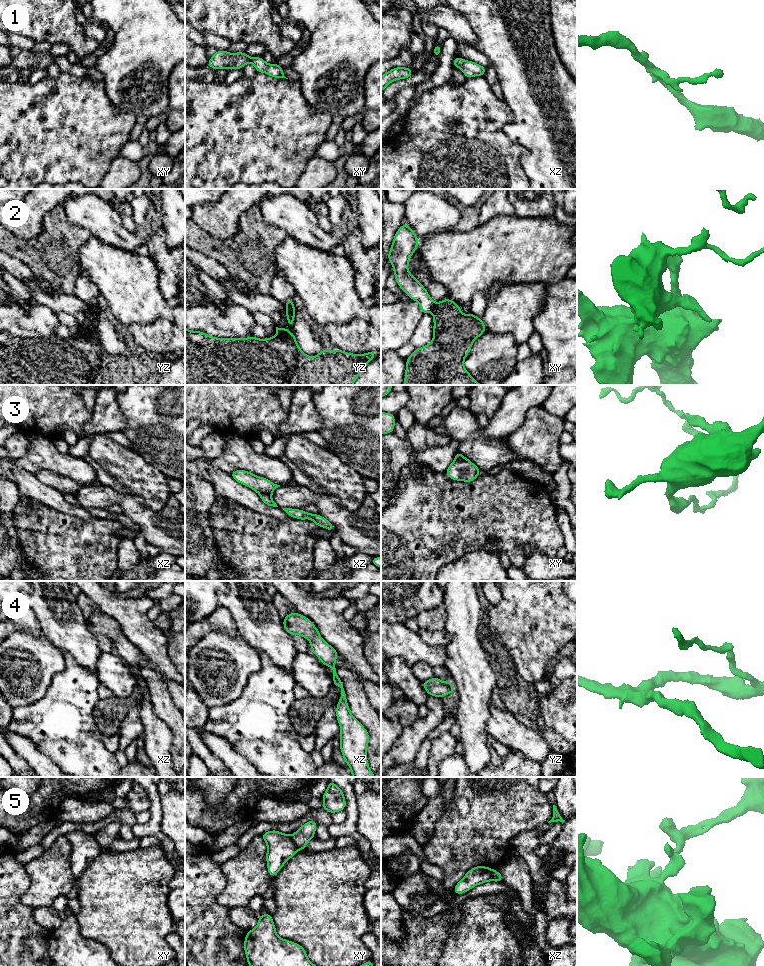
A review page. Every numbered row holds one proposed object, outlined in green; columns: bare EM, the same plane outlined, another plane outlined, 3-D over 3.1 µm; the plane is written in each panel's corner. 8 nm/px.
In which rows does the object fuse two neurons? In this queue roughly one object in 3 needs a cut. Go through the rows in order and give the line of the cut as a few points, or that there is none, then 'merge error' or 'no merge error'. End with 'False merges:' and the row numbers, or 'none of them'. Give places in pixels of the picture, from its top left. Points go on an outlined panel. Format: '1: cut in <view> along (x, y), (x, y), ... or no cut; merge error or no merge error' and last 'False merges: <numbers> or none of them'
1: no cut; no merge error
2: cut in xy along (436, 303), (431, 311); merge error
3: cut in xz along (260, 494), (268, 494), (270, 496); merge error
4: no cut; no merge error
5: cut in xy along (291, 835), (292, 841), (298, 849); merge error
False merges: 2, 3, 5

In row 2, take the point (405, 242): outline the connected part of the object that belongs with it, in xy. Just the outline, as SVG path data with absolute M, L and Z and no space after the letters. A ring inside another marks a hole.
M404 223L396 232L392 246L388 252L388 261L393 266L394 276L398 286L420 304L423 314L432 312L435 302L425 287L408 271L410 257L417 250L419 240L415 232Z

